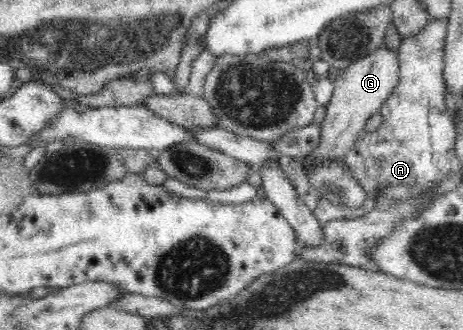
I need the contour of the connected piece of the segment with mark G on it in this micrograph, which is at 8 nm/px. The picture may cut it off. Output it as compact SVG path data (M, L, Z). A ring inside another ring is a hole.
M377 48L365 58L356 60L341 70L334 81L334 91L326 106L326 114L320 124L321 142L310 156L327 165L343 159L356 144L355 138L365 128L370 116L379 112L382 104L399 82L399 61L396 49Z

